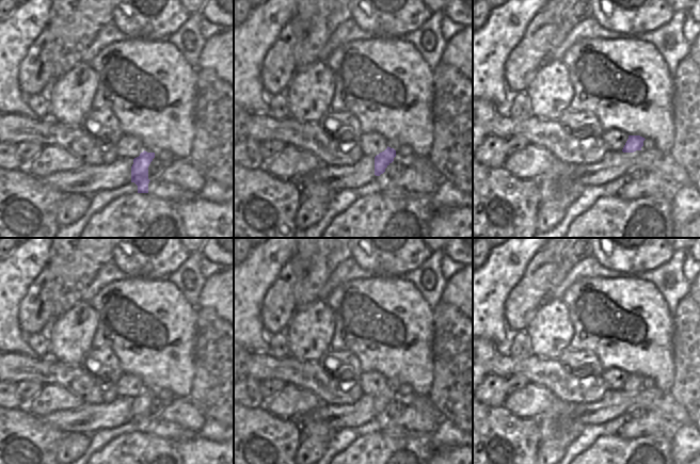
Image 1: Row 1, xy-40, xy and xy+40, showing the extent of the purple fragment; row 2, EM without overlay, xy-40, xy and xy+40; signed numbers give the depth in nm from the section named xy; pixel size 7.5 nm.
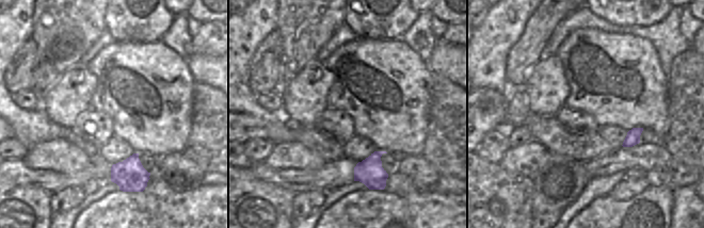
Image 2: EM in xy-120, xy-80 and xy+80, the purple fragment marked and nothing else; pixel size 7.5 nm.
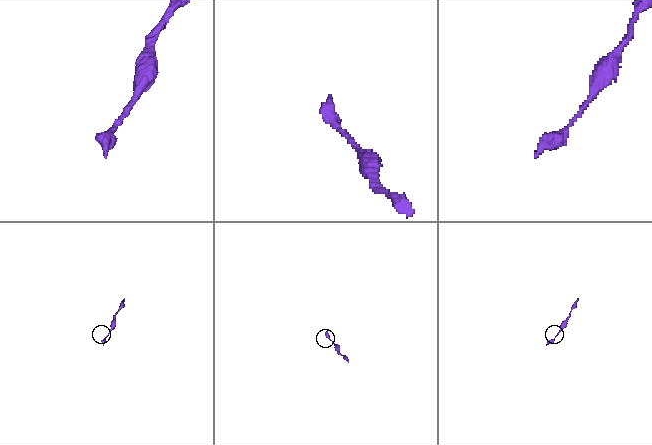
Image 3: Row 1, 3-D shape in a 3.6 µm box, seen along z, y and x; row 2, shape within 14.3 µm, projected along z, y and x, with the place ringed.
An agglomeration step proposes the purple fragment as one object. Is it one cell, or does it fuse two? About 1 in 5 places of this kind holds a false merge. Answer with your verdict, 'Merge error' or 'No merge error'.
No merge error

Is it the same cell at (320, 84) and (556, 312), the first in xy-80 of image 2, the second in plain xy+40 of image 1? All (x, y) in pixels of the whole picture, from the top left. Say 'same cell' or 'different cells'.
same cell

